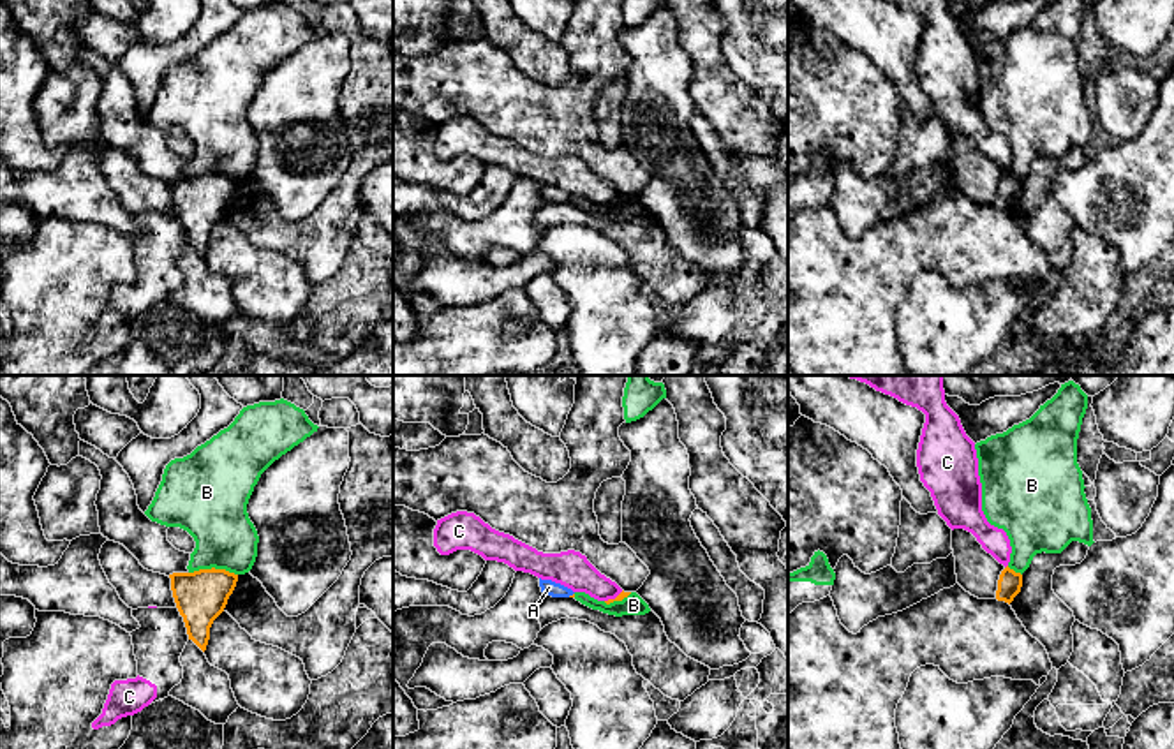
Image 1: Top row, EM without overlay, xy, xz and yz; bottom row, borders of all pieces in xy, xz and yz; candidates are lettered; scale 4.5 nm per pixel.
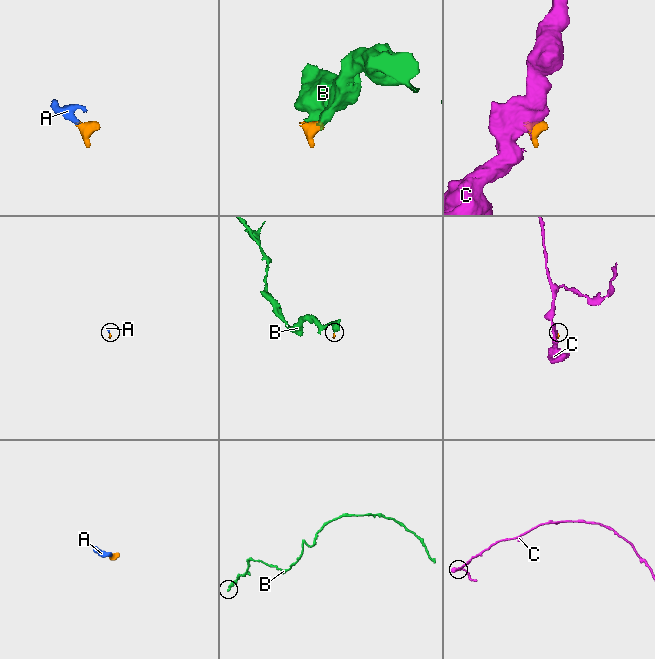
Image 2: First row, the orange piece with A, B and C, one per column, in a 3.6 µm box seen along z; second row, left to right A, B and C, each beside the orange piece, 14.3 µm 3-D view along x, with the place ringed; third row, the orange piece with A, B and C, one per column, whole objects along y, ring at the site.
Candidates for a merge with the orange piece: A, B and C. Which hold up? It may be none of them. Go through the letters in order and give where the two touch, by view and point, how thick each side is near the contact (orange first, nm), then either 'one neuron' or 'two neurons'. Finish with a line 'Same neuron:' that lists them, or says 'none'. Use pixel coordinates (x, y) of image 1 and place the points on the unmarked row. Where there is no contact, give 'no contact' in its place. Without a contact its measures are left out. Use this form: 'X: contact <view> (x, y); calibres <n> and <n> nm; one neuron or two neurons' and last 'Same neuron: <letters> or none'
A: contact xz (570, 201); calibres 20 and 70 nm; one neuron
B: contact xy (214, 173); calibres 240 and 300 nm; two neurons
C: contact xz (616, 203); calibres 40 and 160 nm; two neurons
Same neuron: A

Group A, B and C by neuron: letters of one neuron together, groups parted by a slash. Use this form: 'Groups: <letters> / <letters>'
Groups: A / B / C

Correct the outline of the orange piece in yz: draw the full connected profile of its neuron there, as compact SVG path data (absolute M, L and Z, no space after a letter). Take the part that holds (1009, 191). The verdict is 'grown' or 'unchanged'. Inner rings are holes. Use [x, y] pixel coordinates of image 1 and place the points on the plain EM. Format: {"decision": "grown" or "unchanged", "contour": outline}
{"decision": "unchanged", "contour": "M1007 171L998 185L996 204L1010 210L1014 203L1021 197L1021 192L1022 192L1022 180L1015 178Z"}

